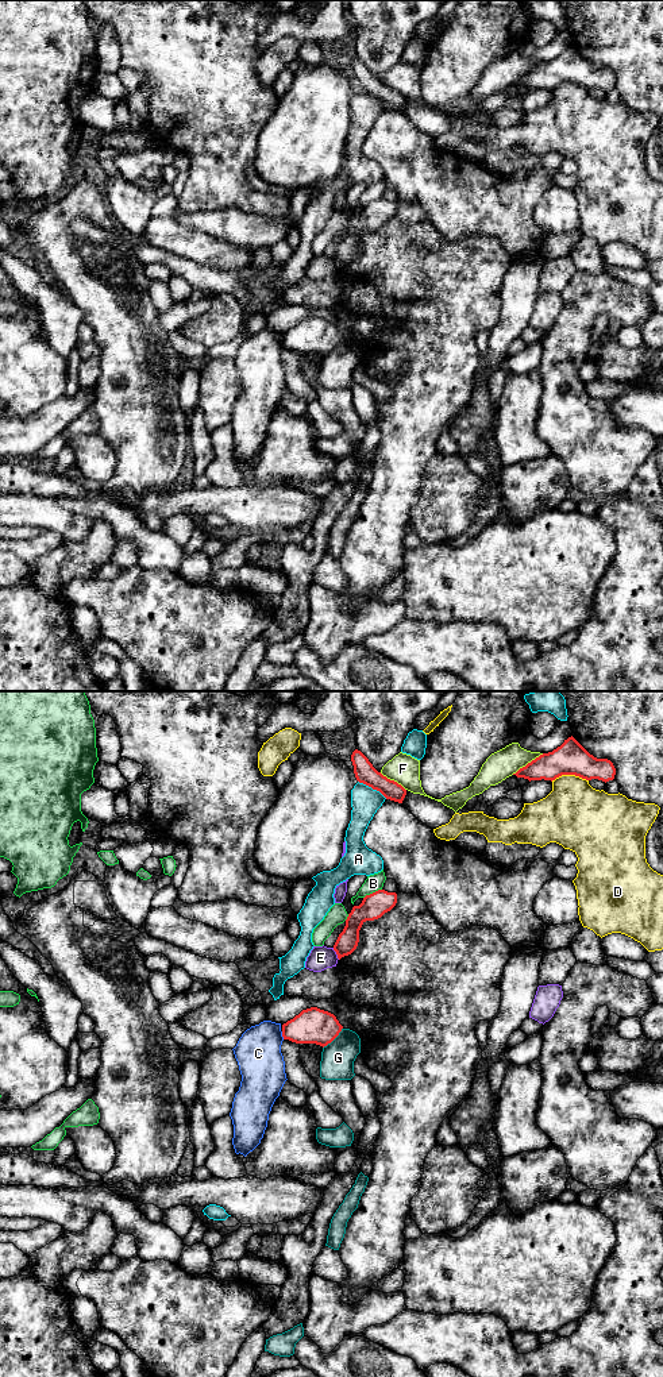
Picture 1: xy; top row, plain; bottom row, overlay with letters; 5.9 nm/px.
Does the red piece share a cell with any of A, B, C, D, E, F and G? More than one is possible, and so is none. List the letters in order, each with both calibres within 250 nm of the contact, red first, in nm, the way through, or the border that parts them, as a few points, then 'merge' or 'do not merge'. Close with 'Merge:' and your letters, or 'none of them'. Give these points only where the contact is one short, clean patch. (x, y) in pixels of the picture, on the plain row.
A: 120/170 nm | do not merge
B: 150/100 nm | do not merge
C: 200/280 nm | along xy (281, 340), (284, 347) | do not merge
D: 190/400 nm | do not merge
E: 130/140 nm | do not merge
F: 190/170 nm | do not merge
G: 200/200 nm | along xy (342, 336), (323, 357) | do not merge
Merge: none of them

